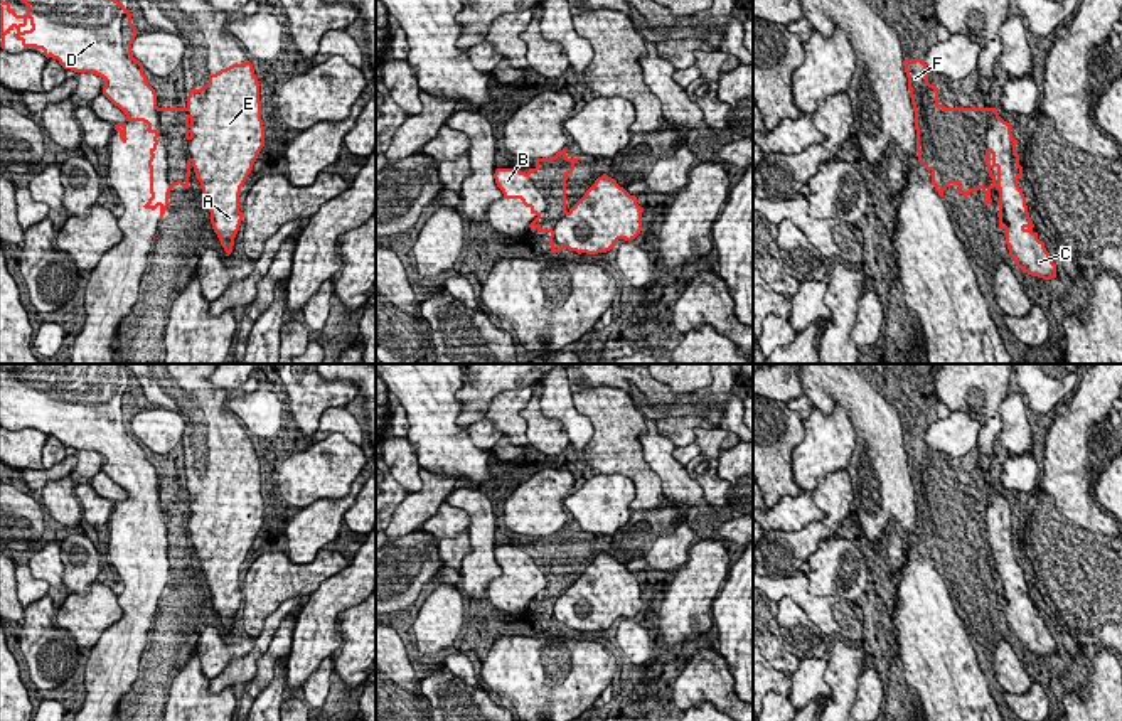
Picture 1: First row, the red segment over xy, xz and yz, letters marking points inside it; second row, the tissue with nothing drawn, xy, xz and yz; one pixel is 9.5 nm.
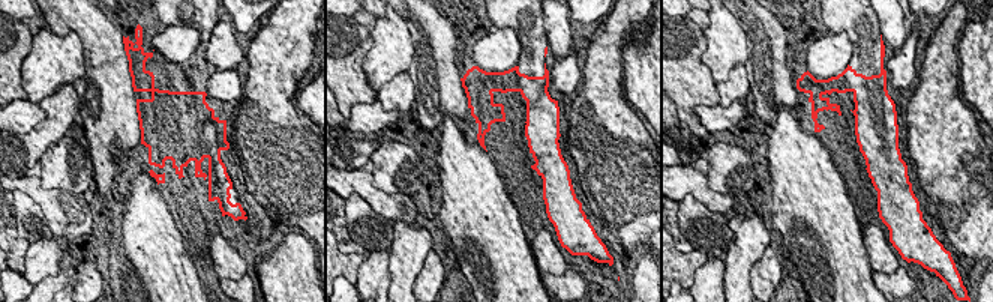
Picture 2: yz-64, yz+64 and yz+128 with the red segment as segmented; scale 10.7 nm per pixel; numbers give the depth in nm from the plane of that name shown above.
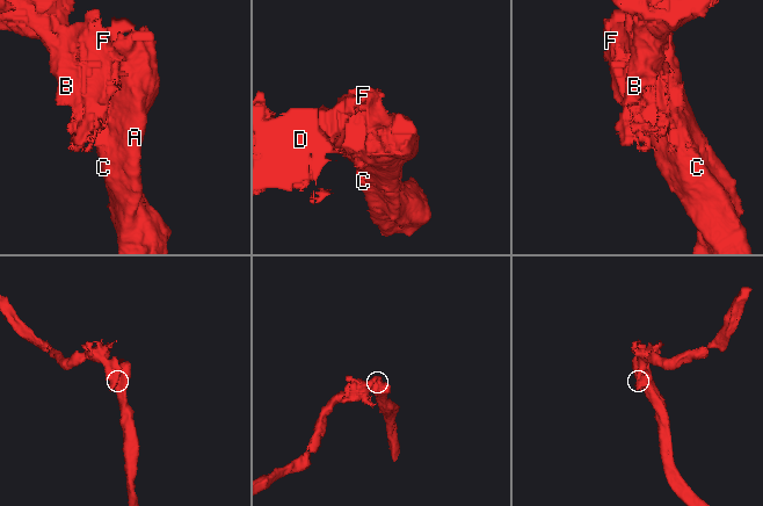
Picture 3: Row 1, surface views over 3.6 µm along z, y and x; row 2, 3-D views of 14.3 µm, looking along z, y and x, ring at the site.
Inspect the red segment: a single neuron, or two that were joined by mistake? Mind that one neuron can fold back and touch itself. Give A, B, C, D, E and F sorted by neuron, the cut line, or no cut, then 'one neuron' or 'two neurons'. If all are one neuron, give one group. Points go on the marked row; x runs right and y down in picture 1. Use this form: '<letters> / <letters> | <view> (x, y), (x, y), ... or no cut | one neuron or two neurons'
A C E / B D F | yz (991, 108), (988, 133), (979, 144), (988, 162) | two neurons

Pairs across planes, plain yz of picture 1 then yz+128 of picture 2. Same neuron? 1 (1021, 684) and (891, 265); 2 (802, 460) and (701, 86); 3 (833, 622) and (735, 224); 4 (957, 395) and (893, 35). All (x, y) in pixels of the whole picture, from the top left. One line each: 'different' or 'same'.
1: same
2: different
3: different
4: different

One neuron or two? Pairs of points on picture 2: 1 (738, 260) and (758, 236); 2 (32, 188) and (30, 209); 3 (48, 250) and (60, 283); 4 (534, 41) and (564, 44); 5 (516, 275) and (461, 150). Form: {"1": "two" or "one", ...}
{"1": "one", "2": "two", "3": "two", "4": "two", "5": "one"}

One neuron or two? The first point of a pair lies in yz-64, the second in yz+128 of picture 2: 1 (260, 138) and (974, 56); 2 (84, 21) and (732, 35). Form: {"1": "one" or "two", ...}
{"1": "two", "2": "two"}

